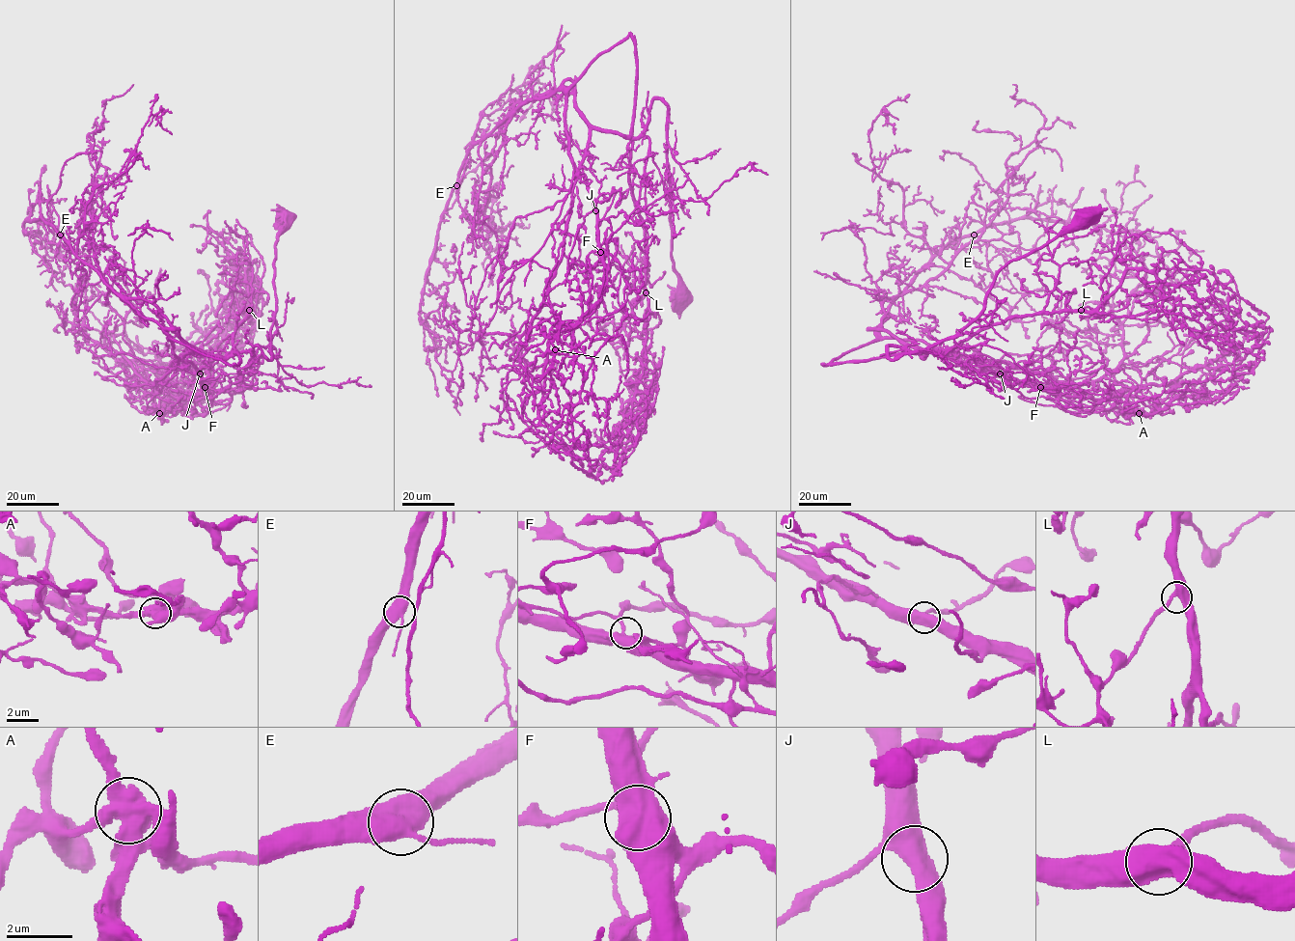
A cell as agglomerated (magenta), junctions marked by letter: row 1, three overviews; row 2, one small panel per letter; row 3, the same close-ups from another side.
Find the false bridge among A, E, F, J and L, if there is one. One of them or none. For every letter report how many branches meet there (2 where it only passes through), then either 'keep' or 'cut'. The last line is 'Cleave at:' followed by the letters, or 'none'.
A: 3 | cut
E: 3 | keep
F: 3 | keep
J: 3 | keep
L: 3 | keep
Cleave at: A

